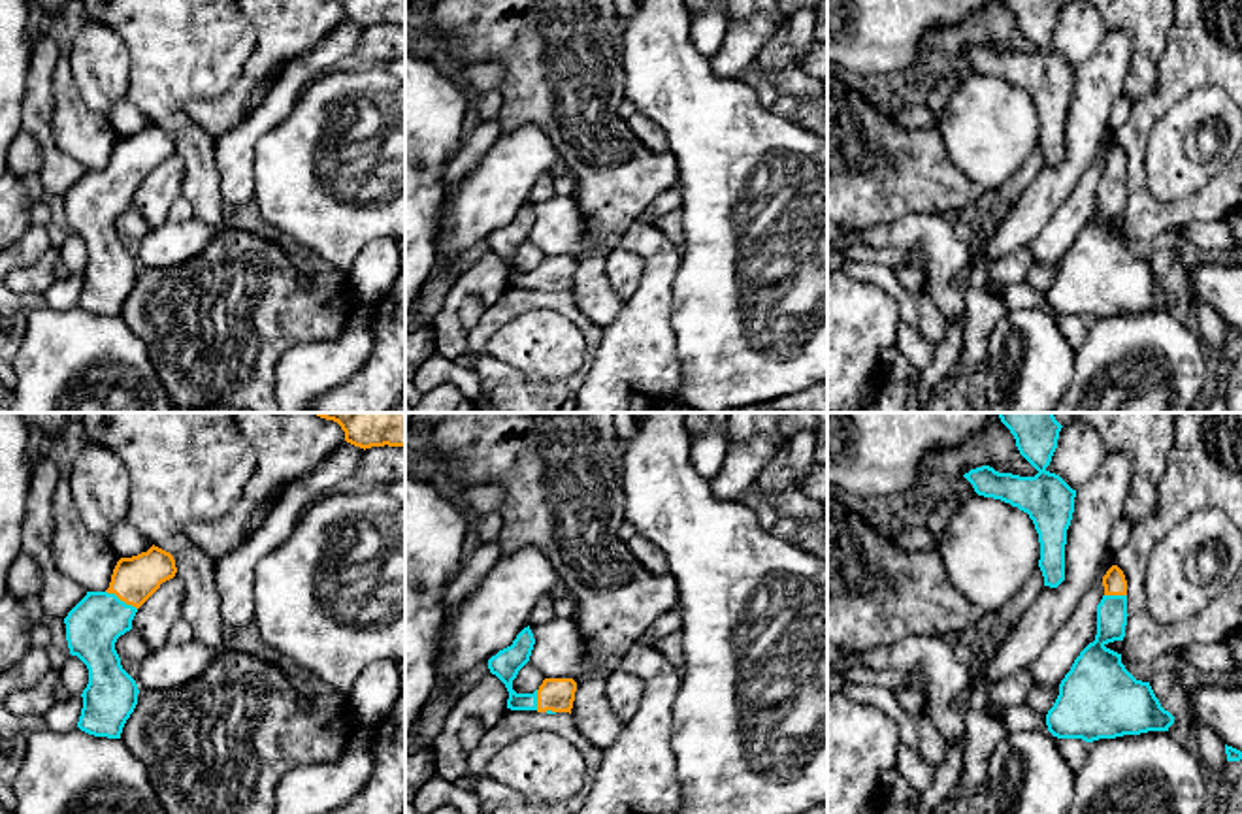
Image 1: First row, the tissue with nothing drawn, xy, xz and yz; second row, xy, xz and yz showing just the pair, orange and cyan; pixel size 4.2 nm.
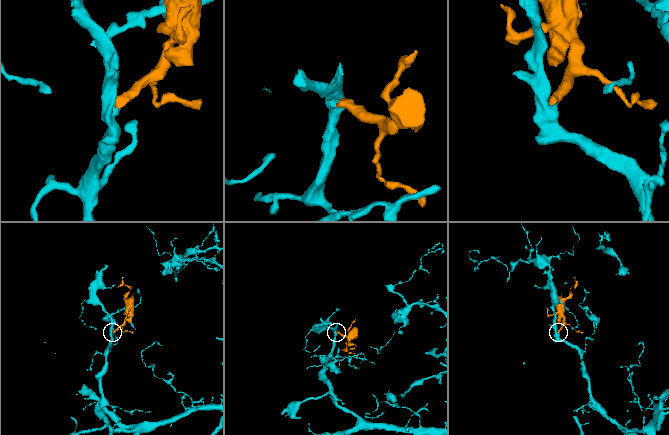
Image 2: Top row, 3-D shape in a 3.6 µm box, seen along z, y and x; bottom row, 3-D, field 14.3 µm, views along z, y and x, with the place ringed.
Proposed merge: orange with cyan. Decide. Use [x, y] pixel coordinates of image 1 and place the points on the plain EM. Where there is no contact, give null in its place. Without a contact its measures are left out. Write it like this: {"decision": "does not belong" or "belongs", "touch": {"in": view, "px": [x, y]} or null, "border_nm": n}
{"decision": "belongs", "touch": {"in": "xy", "px": [121, 178]}, "border_nm": 160}

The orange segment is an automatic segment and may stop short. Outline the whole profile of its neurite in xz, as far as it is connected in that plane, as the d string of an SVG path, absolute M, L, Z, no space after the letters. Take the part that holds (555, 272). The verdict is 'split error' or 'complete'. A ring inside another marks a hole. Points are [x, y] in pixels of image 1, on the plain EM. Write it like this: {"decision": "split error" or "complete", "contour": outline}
{"decision": "split error", "contour": "M524 205L511 224L499 228L488 237L488 247L507 266L507 286L511 288L537 288L547 292L569 290L573 286L577 260L573 256L545 256L533 271L516 271L513 258L518 249L530 239L535 217L528 205Z"}

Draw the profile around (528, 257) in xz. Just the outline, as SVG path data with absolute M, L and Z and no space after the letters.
M530 239L518 249L513 258L513 268L516 271L533 271L543 262L545 252Z

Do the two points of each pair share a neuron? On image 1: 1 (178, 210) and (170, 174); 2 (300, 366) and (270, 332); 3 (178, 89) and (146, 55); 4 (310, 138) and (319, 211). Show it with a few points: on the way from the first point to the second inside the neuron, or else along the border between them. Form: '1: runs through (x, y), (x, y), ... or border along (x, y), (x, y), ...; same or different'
1: border along (181, 193), (166, 219); different
2: border along (330, 340), (294, 343), (276, 364), (274, 392); different
3: runs through (170, 81), (153, 63); same
4: runs through (310, 157), (310, 176), (319, 193); same

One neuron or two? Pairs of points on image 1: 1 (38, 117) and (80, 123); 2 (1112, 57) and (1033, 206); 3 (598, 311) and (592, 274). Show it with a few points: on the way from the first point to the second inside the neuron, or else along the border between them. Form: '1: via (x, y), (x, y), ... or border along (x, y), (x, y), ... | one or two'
1: border along (51, 76), (53, 140), (74, 157) | two
2: via (1094, 95), (1080, 153), (1071, 168) | one
3: via (598, 302), (592, 294), (592, 283) | one

